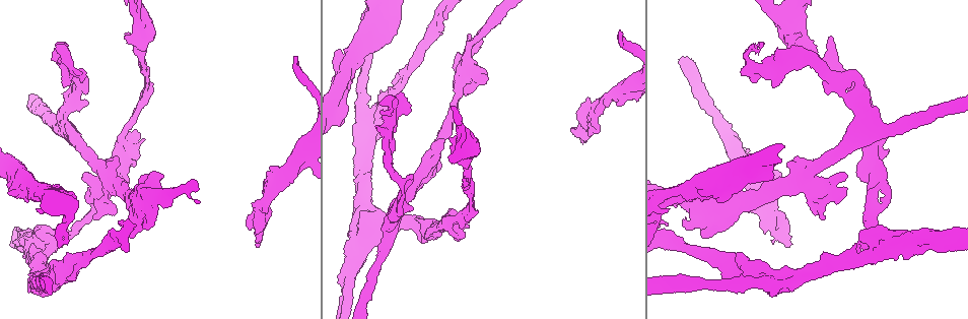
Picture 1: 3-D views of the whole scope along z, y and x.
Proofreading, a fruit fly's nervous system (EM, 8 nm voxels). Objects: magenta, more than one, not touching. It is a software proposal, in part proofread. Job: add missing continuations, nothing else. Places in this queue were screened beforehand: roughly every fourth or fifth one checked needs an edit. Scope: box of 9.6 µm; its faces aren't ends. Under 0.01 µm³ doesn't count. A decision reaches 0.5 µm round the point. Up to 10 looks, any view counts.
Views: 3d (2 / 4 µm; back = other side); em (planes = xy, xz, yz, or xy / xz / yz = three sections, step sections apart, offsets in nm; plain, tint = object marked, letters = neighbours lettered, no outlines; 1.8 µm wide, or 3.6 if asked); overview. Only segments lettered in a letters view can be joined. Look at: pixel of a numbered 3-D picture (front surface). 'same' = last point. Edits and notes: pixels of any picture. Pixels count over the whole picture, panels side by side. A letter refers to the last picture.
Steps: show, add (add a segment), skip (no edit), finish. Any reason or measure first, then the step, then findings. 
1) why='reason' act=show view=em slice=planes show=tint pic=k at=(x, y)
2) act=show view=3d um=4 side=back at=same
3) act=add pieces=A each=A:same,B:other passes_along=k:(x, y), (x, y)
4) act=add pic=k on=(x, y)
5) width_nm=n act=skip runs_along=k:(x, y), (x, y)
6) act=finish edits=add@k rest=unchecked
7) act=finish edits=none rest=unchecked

why='branch stops here' act=show view=em slice=xy step=4 show=letters pic=1 at=(591, 135)

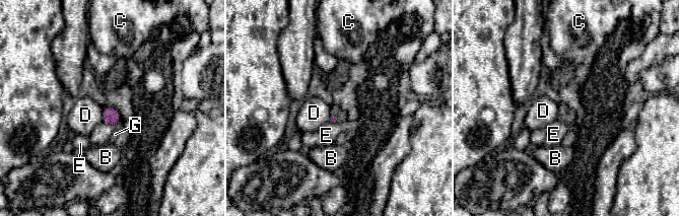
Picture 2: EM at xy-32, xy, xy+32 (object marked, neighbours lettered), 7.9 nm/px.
act=skip each=B:other,C:other,D:other,E:other,G:other found='none of them fits'

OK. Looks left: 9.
why='free end' act=show view=3d um=4 pic=1 at=(830, 38)

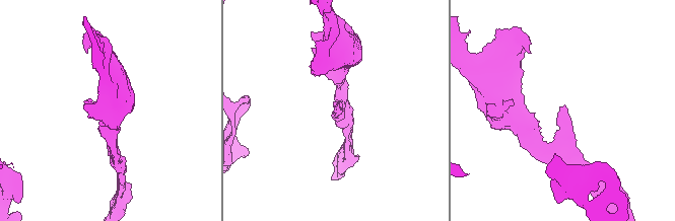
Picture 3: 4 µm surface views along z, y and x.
why='shape alone is not enough' act=show view=em um=3.6 slice=xz step=8 show=letters pic=3 at=(336, 107)

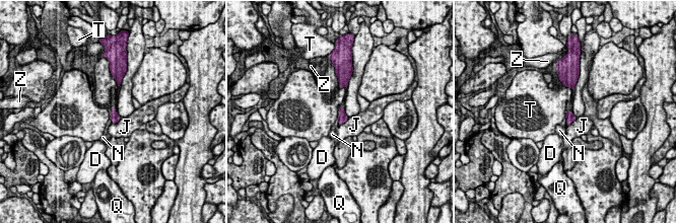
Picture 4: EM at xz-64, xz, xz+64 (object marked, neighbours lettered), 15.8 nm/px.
why='another direction' act=show view=em um=3.6 slice=planes show=letters at=same

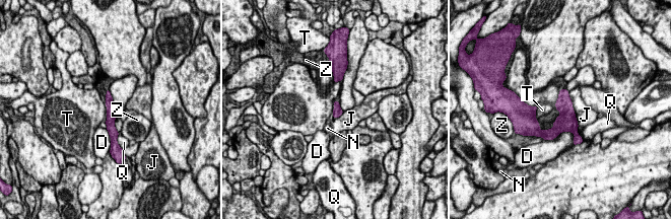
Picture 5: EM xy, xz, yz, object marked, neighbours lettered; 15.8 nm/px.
width_nm=130 act=skip each=D:other,J:other,N:other,Q:other,T:other,Z:other border=5:(537, 105), (536, 119) found='no lettered segment goes on from it'

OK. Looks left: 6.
why='arms run side by side' act=show view=em slice=xy step=8 show=tint pic=1 at=(435, 228)

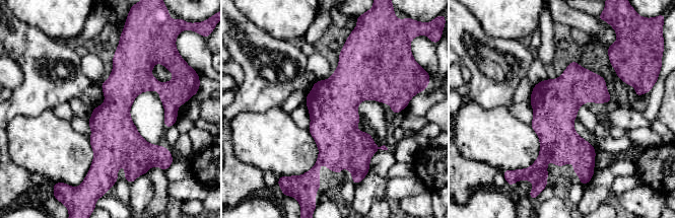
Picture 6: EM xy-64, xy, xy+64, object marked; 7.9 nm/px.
act=show view=em slice=planes show=letters at=same

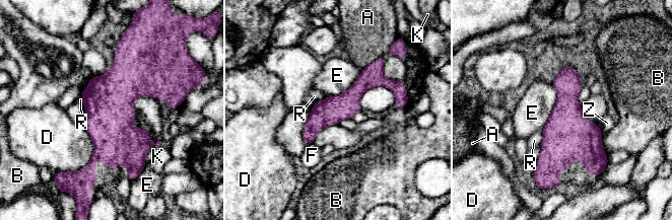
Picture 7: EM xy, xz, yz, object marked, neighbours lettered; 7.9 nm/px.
act=skip each=A:other,B:other,D:other,E:other,F:other,K:other,R:other,Z:other runs_along=7:(399, 102), (388, 83), (365, 81), (306, 138) found='none of them fits'

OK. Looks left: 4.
why='branch stops here' act=show view=em slice=planes show=letters pic=1 at=(784, 50)

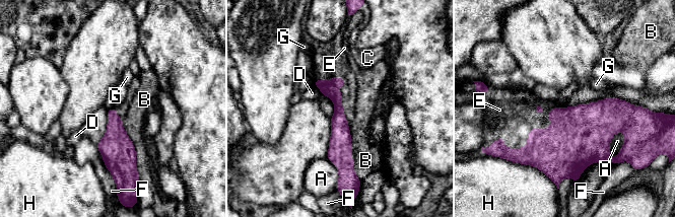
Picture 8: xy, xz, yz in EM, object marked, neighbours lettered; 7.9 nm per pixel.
act=skip each=A:other,B:other,C:other,D:other,E:other,F:other,G:other,H:other runs_along=8:(319, 82), (337, 98), (345, 171) found='no lettered segment goes on from it'

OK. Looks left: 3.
act=finish edits=none rest=unchecked

